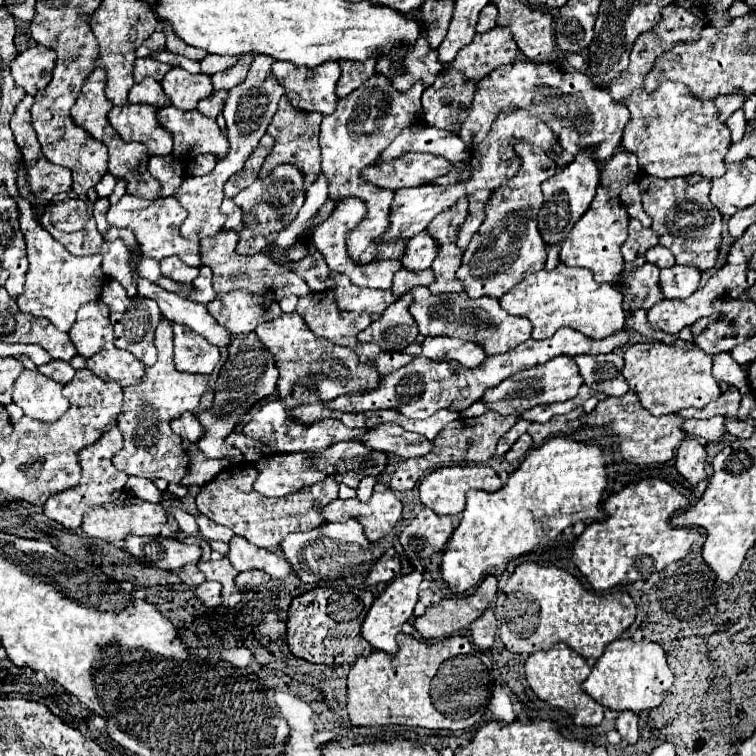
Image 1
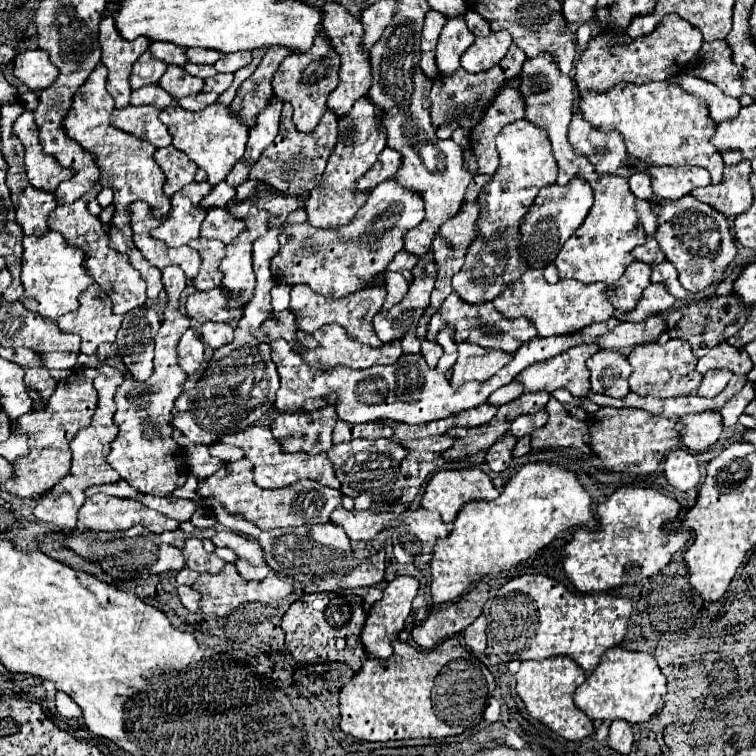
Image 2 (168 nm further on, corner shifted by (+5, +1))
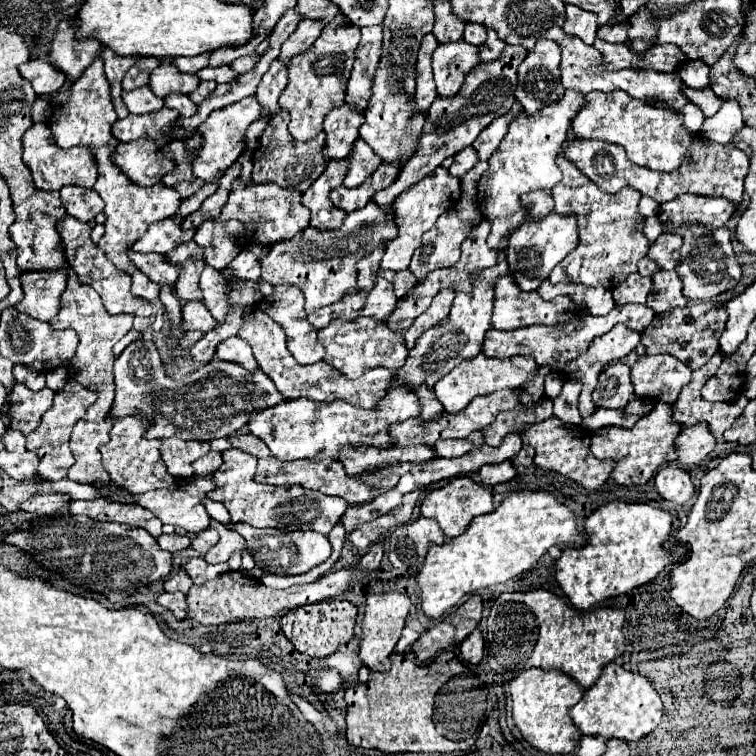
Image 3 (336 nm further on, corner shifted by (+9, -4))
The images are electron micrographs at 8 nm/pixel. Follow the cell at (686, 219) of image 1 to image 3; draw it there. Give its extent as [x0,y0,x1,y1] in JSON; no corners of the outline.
[673,225,741,301]

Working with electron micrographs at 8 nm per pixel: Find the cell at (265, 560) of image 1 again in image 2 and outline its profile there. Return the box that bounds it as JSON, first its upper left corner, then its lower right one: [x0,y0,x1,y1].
[211,530,265,566]

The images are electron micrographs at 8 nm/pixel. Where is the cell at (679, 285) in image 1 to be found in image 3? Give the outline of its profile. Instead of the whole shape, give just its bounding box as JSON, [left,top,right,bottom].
[483,305,655,371]

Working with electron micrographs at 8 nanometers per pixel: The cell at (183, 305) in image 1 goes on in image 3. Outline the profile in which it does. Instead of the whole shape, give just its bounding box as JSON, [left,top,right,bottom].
[217,337,261,373]

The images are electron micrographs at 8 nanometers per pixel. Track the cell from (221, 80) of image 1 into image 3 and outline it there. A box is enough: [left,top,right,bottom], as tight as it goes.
[189,81,217,105]

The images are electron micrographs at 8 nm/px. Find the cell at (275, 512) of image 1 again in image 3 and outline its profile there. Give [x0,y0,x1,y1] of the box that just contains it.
[213,449,347,535]

